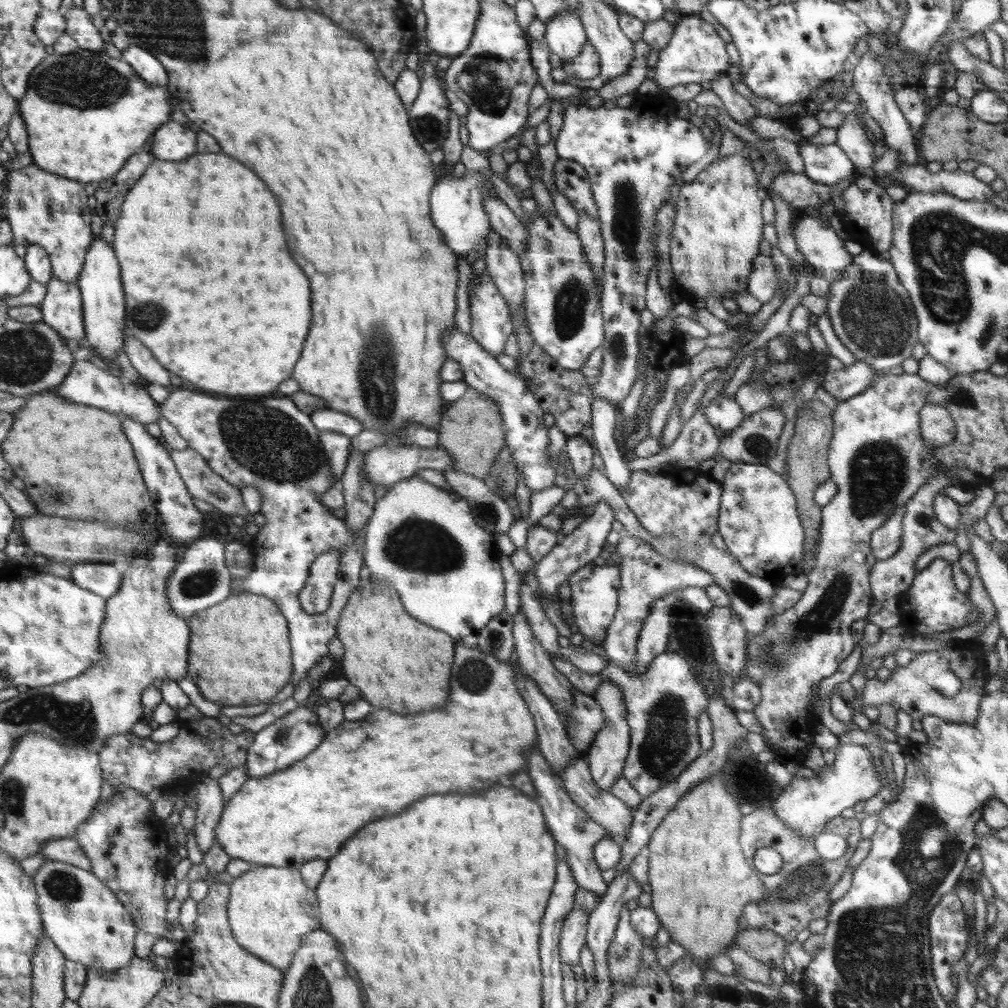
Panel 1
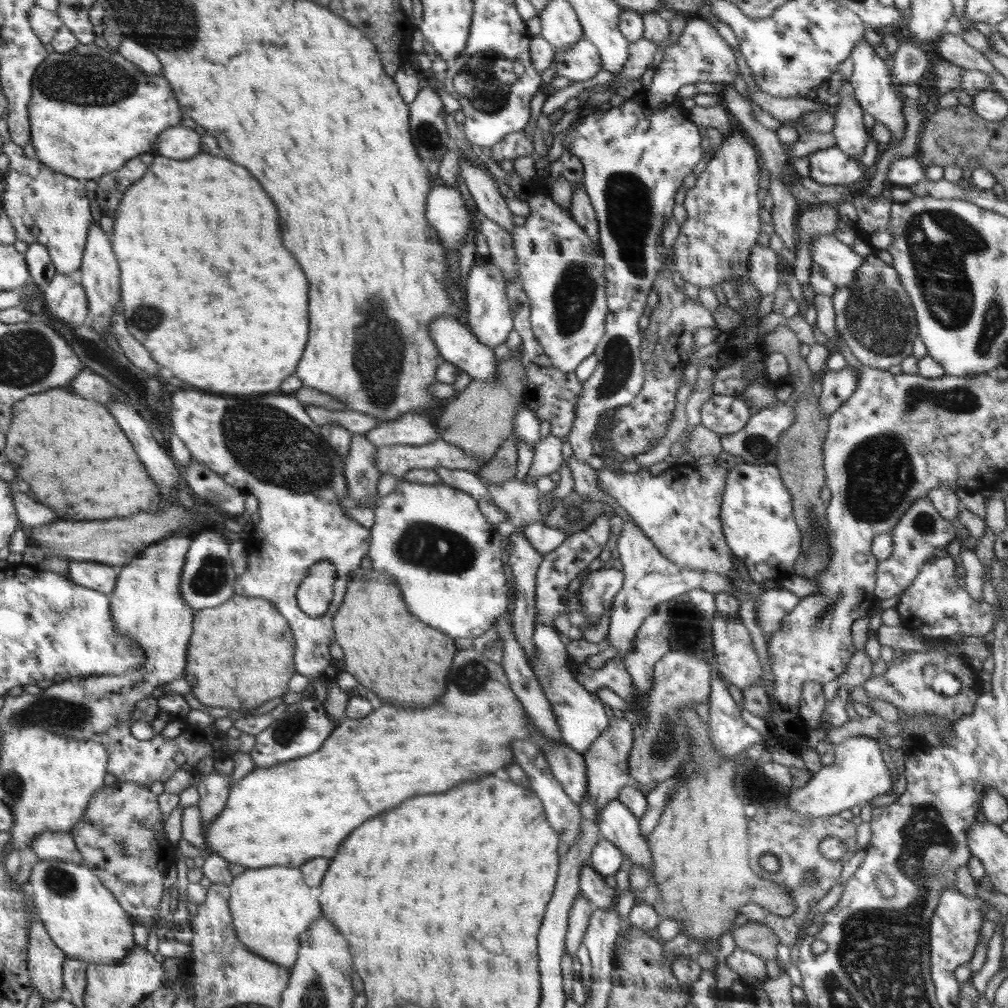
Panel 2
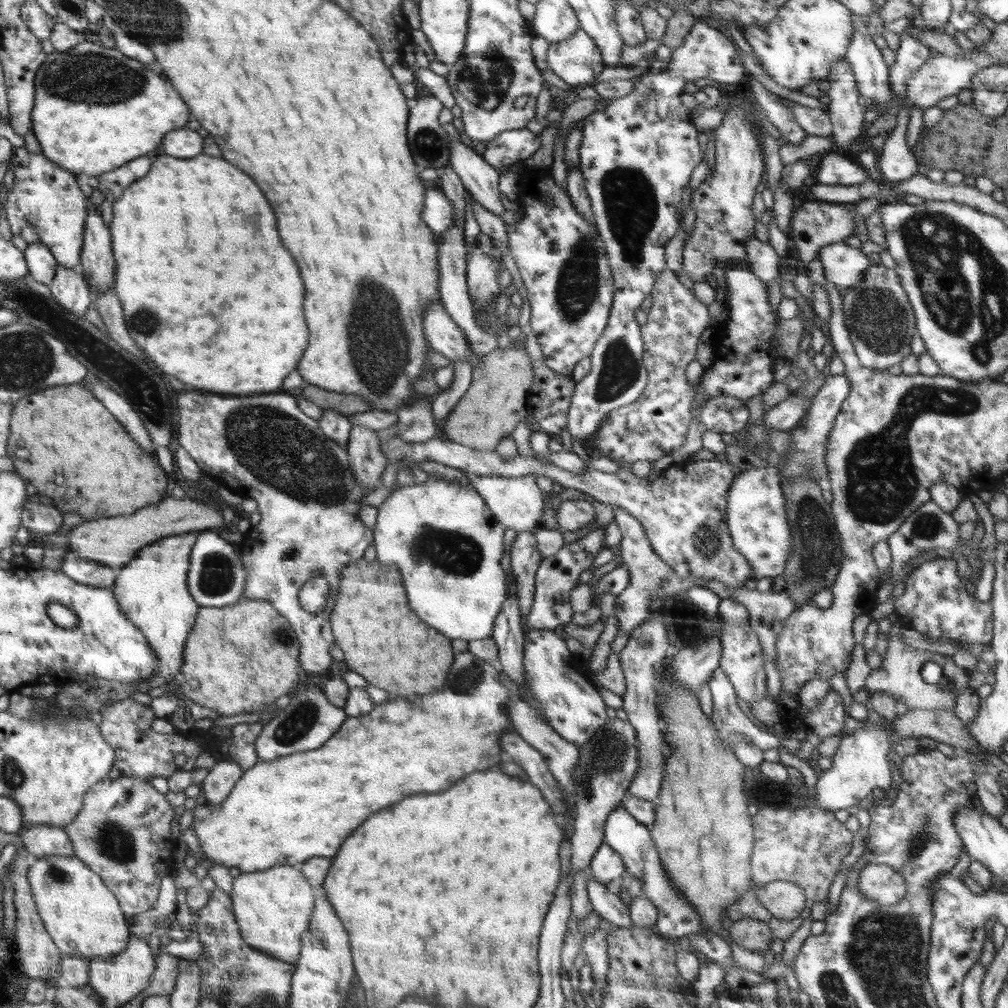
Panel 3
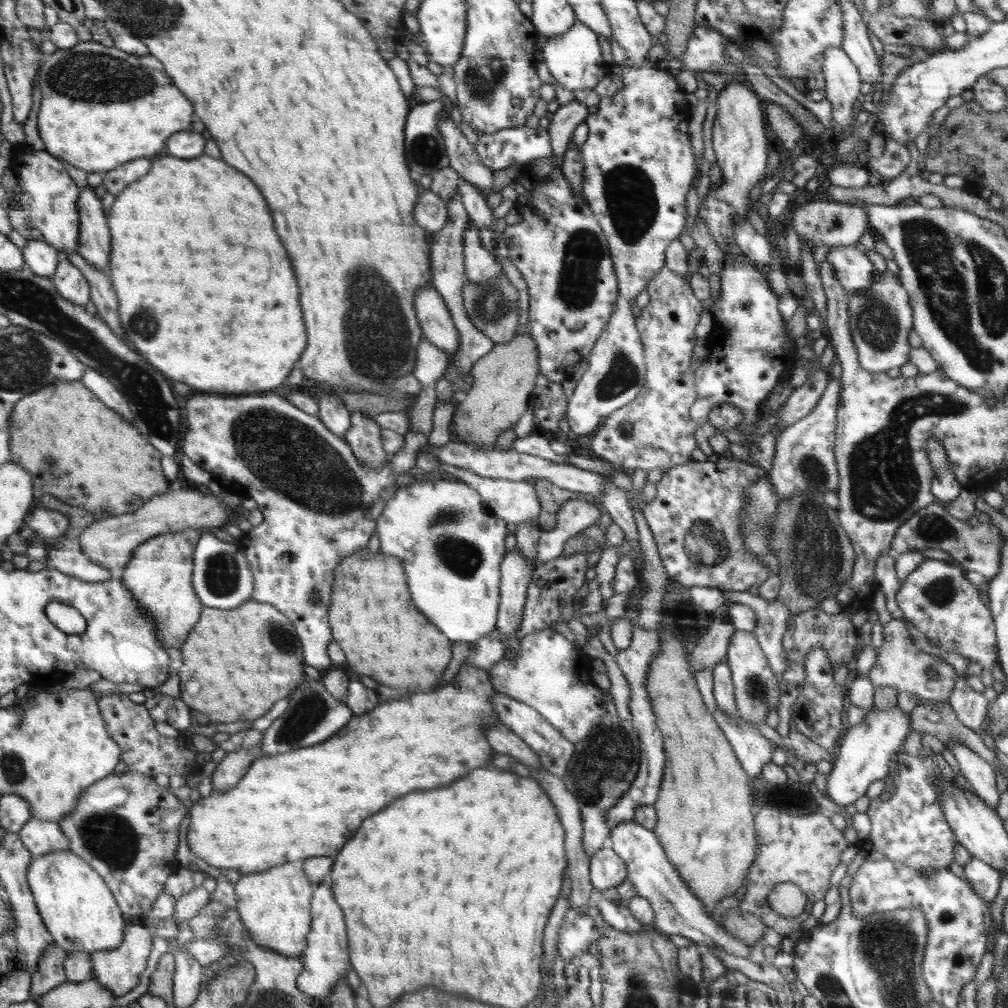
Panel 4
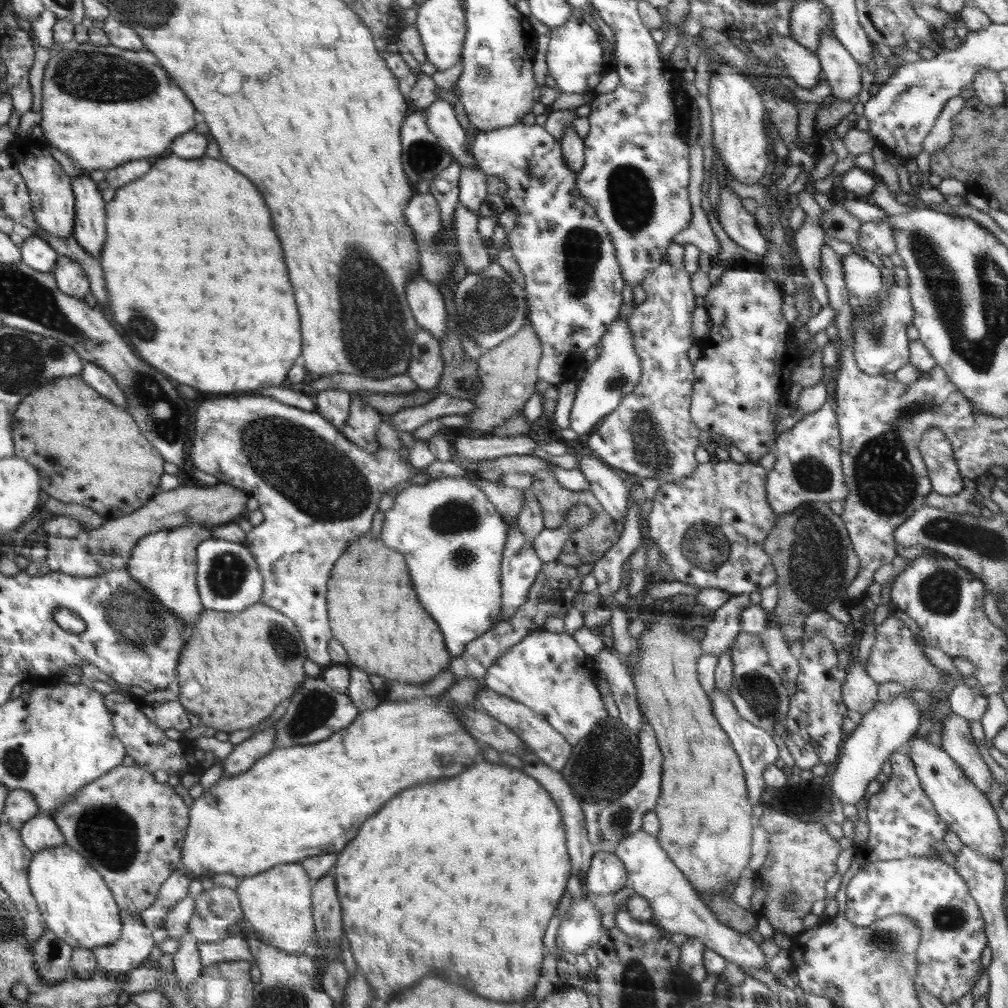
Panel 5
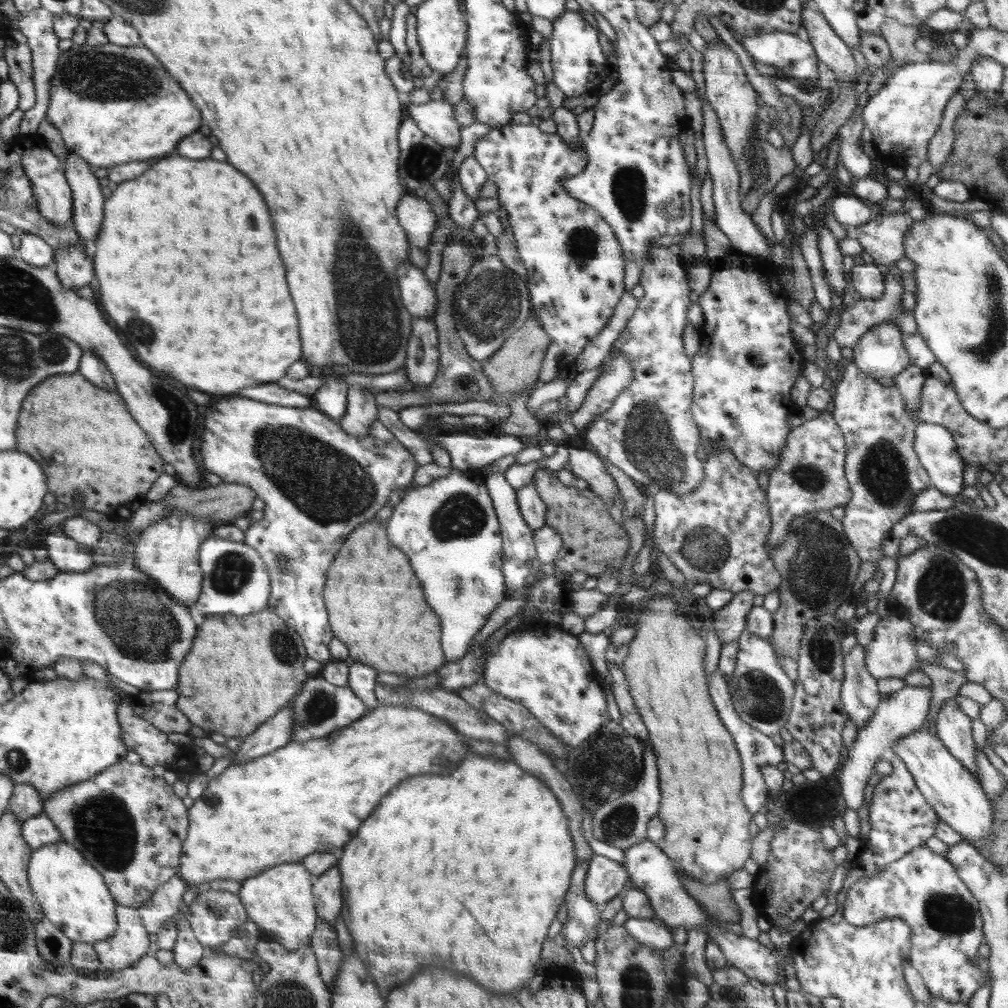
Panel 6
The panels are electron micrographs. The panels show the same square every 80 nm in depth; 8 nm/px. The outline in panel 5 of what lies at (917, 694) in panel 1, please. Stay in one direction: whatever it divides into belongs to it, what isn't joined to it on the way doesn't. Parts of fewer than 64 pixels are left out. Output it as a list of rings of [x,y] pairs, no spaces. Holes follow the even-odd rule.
[[[889,615],[883,623],[876,628],[876,643],[871,649],[865,670],[877,683],[894,681],[905,685],[906,689],[924,690],[932,694],[937,690],[937,684],[945,678],[930,663],[924,651],[919,647],[918,640],[903,620]]]

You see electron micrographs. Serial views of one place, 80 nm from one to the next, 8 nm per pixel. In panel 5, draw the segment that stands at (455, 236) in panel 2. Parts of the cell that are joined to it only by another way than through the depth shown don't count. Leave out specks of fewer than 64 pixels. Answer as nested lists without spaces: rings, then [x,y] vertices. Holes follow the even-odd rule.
[[[418,192],[416,196],[411,196],[405,208],[405,217],[416,232],[420,247],[434,244],[436,234],[442,228],[442,217],[437,200],[432,194]]]

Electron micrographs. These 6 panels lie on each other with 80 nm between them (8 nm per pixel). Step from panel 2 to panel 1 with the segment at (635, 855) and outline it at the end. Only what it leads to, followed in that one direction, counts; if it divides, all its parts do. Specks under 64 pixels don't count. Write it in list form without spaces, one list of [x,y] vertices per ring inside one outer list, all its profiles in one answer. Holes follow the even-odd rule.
[[[577,758],[575,762],[569,764],[564,770],[561,770],[559,774],[560,780],[562,780],[562,788],[569,794],[569,797],[578,805],[584,809],[584,812],[600,823],[606,830],[606,837],[610,837],[618,845],[624,844],[627,832],[631,822],[633,821],[633,811],[619,798],[616,798],[610,791],[603,791],[596,786],[596,783],[592,780],[588,763],[583,759]]]

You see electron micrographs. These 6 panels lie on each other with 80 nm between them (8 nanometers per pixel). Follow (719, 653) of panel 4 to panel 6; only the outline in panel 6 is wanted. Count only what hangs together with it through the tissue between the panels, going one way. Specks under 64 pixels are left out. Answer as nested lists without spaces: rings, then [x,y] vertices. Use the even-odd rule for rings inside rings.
[[[748,590],[736,593],[724,608],[715,613],[712,625],[722,645],[737,641],[745,631],[747,614],[753,609],[755,595]]]

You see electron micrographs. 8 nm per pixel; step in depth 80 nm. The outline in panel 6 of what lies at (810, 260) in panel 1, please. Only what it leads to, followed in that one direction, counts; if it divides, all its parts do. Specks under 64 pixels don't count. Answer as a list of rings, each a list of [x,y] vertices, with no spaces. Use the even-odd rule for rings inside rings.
[[[855,264],[851,270],[849,284],[860,294],[862,299],[875,299],[885,291],[885,278],[874,264]]]

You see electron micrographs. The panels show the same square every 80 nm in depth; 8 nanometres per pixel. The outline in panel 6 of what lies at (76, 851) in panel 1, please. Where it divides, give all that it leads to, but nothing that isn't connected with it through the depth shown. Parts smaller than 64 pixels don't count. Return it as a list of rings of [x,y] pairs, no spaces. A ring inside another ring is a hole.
[[[44,812],[25,820],[22,823],[22,833],[24,841],[27,841],[32,850],[63,841],[60,831]]]

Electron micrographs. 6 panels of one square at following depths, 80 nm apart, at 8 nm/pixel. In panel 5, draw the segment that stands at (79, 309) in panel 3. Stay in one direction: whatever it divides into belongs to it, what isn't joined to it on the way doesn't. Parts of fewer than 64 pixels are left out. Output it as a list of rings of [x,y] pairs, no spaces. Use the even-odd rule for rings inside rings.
[[[59,254],[52,273],[58,282],[59,289],[67,293],[68,296],[84,298],[90,292],[89,277],[84,272],[82,264],[78,264],[75,260],[70,260],[67,256]]]

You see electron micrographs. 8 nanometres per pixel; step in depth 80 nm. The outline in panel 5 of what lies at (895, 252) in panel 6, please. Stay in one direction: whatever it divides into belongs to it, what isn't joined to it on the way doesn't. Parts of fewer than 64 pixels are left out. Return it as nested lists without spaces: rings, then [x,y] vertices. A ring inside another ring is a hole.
[[[887,220],[862,223],[859,228],[859,245],[864,251],[874,252],[878,256],[890,256],[895,252],[895,240]]]

